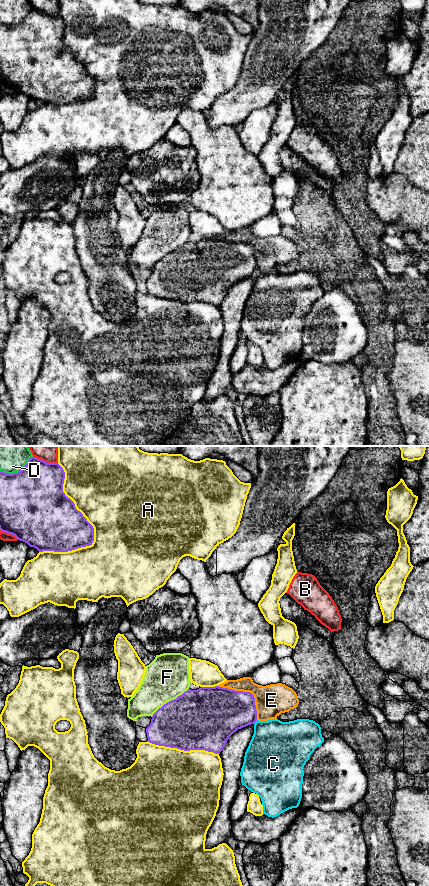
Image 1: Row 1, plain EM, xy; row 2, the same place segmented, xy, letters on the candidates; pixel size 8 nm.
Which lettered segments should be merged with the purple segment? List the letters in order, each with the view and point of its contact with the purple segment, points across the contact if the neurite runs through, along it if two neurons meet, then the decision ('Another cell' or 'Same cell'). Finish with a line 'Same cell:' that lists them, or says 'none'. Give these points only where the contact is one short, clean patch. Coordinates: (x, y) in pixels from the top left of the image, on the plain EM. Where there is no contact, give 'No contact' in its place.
A: Touches purple at xy (93, 81). Another cell
B: Touches purple at xy (9, 85). Another cell
C: Touches purple at xy (255, 273). Another cell
D: Touches purple at xy (17, 24). Another cell
E: Touches purple at xy (248, 244). Another cell
F: Touches purple at xy (169, 253). Another cell
Same cell: none

